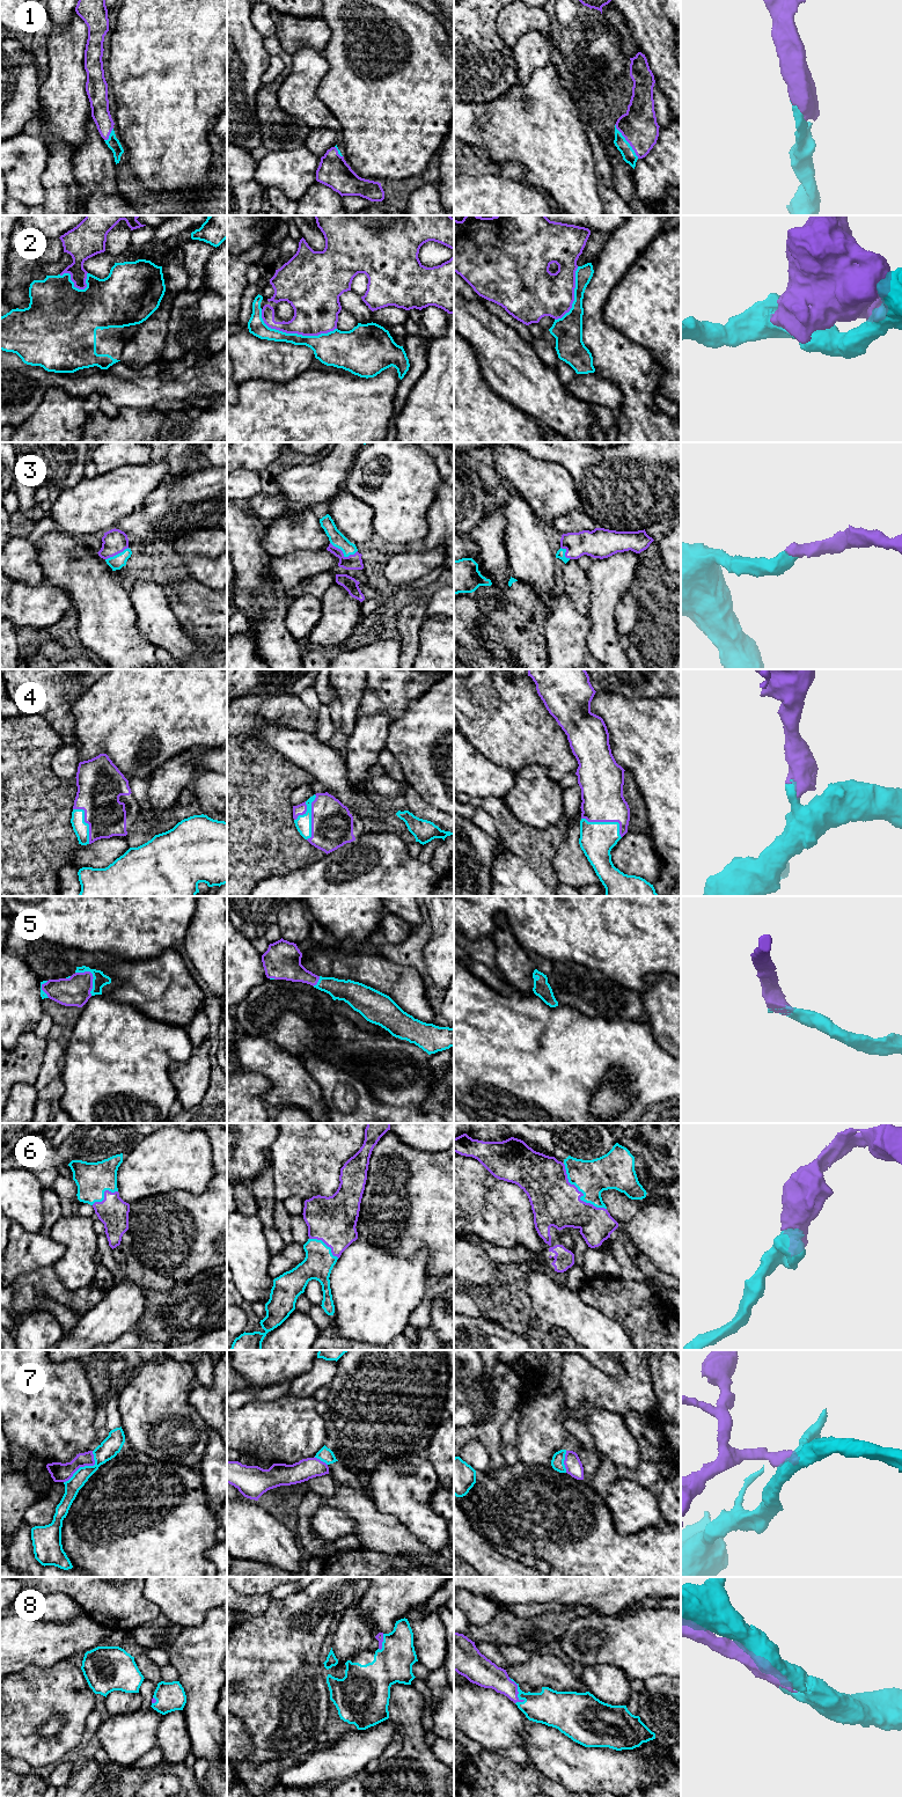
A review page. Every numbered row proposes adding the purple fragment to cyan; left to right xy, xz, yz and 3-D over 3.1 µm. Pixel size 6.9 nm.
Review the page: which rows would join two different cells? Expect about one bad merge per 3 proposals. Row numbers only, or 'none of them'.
2, 7

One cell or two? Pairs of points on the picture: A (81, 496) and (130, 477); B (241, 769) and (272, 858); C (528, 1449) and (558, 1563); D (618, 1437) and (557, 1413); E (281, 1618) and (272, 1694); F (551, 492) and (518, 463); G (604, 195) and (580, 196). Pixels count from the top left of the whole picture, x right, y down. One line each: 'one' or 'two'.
A: one
B: one
C: two
D: one
E: one
F: one
G: two

